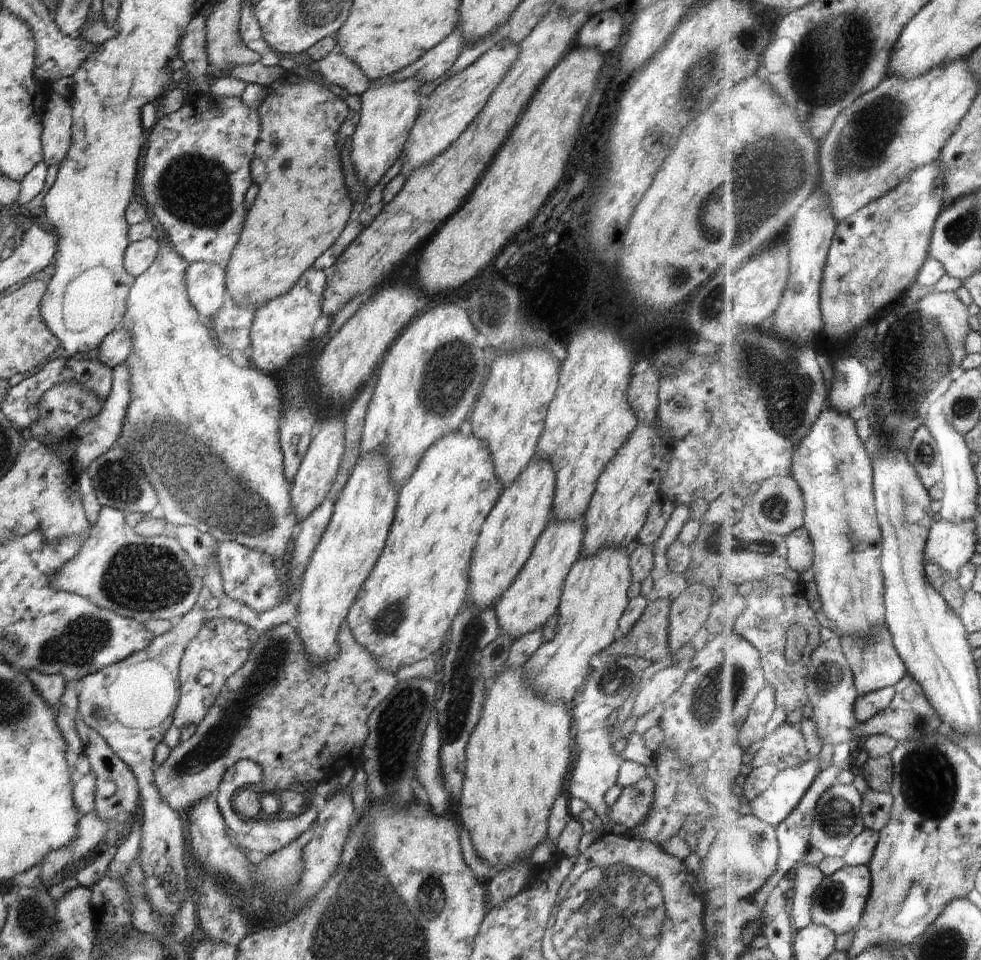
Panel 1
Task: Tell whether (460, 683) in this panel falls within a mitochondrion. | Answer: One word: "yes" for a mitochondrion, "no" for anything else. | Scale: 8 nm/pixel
yes

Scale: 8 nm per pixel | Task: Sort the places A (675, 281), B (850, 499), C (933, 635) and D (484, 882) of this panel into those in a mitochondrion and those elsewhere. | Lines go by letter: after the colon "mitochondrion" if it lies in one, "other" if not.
A: mitochondrion
B: other
C: other
D: other

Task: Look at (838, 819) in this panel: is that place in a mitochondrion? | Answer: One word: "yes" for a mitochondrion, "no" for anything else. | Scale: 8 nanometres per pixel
yes

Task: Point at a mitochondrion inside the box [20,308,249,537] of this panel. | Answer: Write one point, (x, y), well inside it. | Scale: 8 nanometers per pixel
(118, 481)

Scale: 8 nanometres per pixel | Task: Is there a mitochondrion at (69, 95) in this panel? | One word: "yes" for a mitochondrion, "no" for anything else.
no

